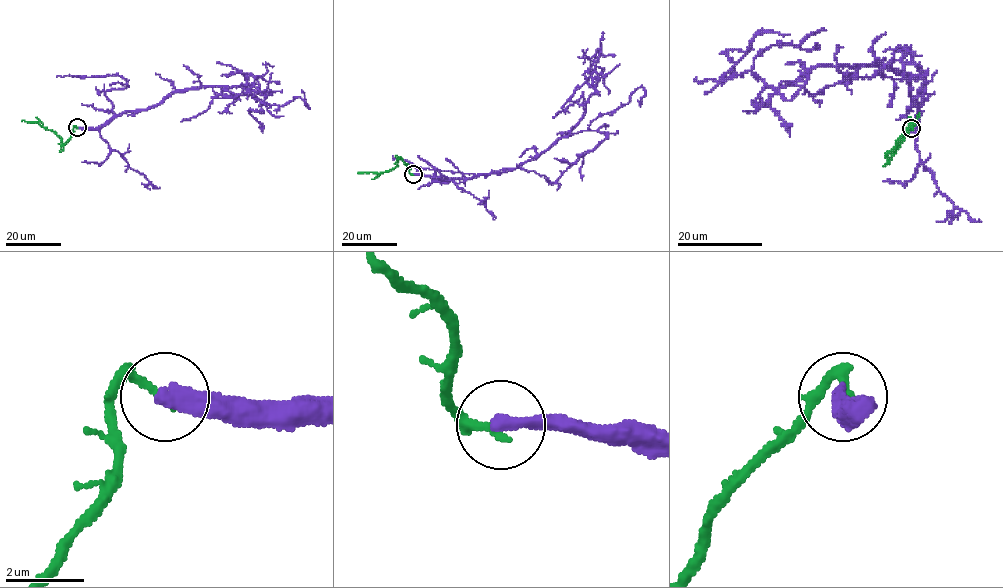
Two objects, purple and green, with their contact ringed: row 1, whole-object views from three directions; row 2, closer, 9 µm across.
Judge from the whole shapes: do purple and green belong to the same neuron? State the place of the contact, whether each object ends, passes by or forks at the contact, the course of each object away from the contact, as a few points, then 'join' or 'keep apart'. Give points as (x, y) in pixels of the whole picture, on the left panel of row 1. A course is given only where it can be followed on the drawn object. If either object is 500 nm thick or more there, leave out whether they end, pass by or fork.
at (77, 127); purple ends there; green ends there; purple runs (77, 127), (102, 127), (190, 88), (245, 86), (259, 100), (259, 89), (265, 95), (254, 79), (272, 65); green runs (76, 127), (73, 128), (74, 134), (62, 149), (61, 139), (55, 133), (35, 122), (21, 120); keep apart

